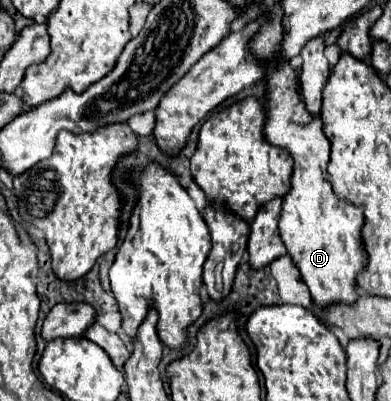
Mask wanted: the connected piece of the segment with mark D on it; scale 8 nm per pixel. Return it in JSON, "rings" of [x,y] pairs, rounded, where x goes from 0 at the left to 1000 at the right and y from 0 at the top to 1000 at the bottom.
{"rings":[[[801,95],[790,100],[785,115],[775,115],[770,125],[770,145],[775,145],[775,165],[770,165],[770,234],[760,224],[760,190],[749,180],[749,170],[739,165],[739,155],[724,155],[703,170],[703,180],[683,185],[688,200],[688,244],[683,244],[683,309],[678,309],[678,344],[703,359],[703,364],[724,364],[744,379],[749,389],[749,439],[744,439],[744,474],[729,484],[724,494],[724,529],[719,529],[719,549],[714,549],[714,579],[719,594],[734,613],[734,633],[749,643],[754,663],[770,678],[775,703],[790,713],[795,743],[811,763],[821,768],[841,768],[857,758],[882,758],[898,763],[913,743],[913,708],[908,698],[918,693],[918,678],[928,678],[928,668],[939,663],[939,628],[928,618],[928,519],[887,509],[877,499],[867,499],[852,484],[847,459],[836,454],[836,409],[841,409],[841,379],[847,379],[847,359],[826,334],[826,304],[816,294],[821,284],[821,224],[841,195],[841,155],[826,135],[826,100]]]}

